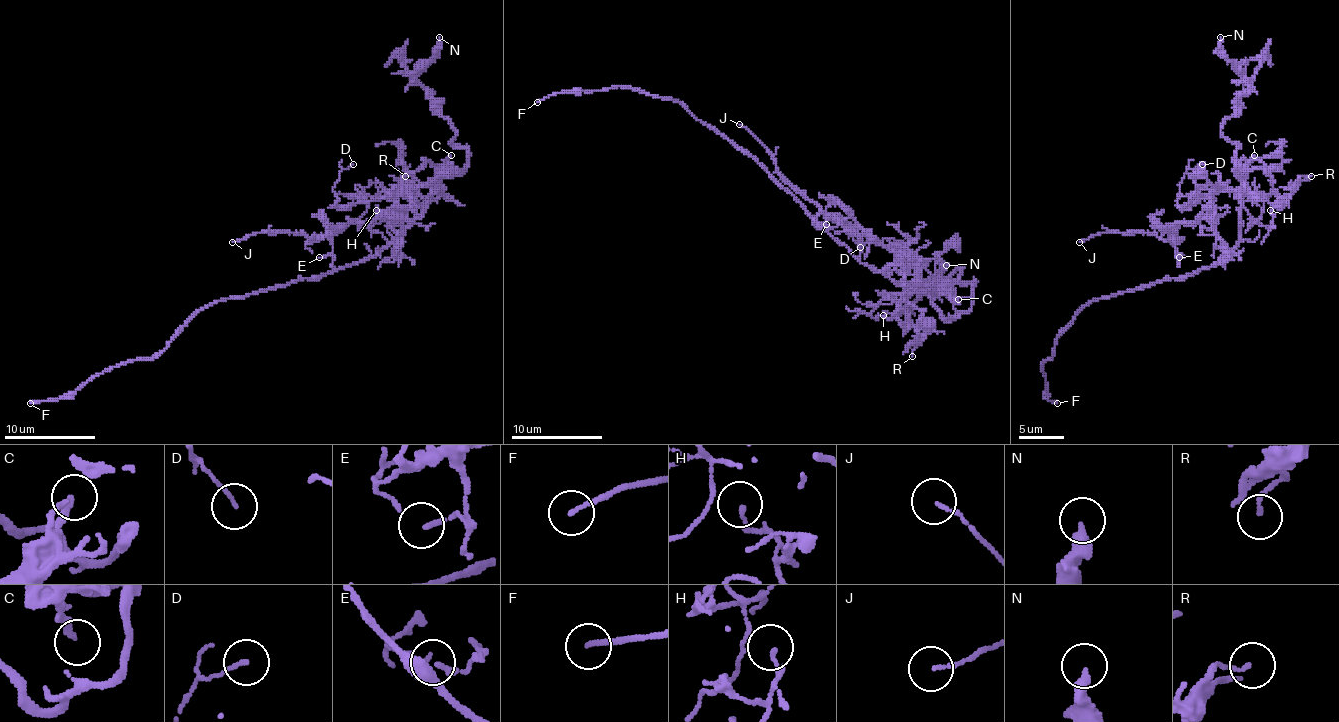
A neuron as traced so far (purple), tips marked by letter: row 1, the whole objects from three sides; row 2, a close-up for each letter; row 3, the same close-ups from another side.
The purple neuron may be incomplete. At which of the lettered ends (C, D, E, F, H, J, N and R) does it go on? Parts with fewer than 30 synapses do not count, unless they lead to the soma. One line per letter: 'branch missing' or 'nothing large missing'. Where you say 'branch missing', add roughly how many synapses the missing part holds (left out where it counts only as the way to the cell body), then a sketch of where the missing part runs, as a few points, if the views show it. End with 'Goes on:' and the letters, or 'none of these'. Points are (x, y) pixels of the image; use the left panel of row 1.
C: nothing large missing
D: nothing large missing
E: nothing large missing
F: branch missing
H: nothing large missing
J: nothing large missing
N: nothing large missing
R: nothing large missing
Goes on: F

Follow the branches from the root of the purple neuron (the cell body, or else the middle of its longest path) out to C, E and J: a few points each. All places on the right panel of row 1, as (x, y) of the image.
C: (1218, 262), (1239, 239), (1241, 196), (1245, 192), (1243, 167), (1254, 155)
E: (1218, 262), (1227, 255), (1227, 248), (1207, 217), (1179, 226), (1175, 235), (1175, 253), (1179, 257)
J: (1218, 262), (1227, 255), (1227, 248), (1207, 217), (1182, 223), (1166, 239), (1145, 232), (1098, 232), (1079, 242)

